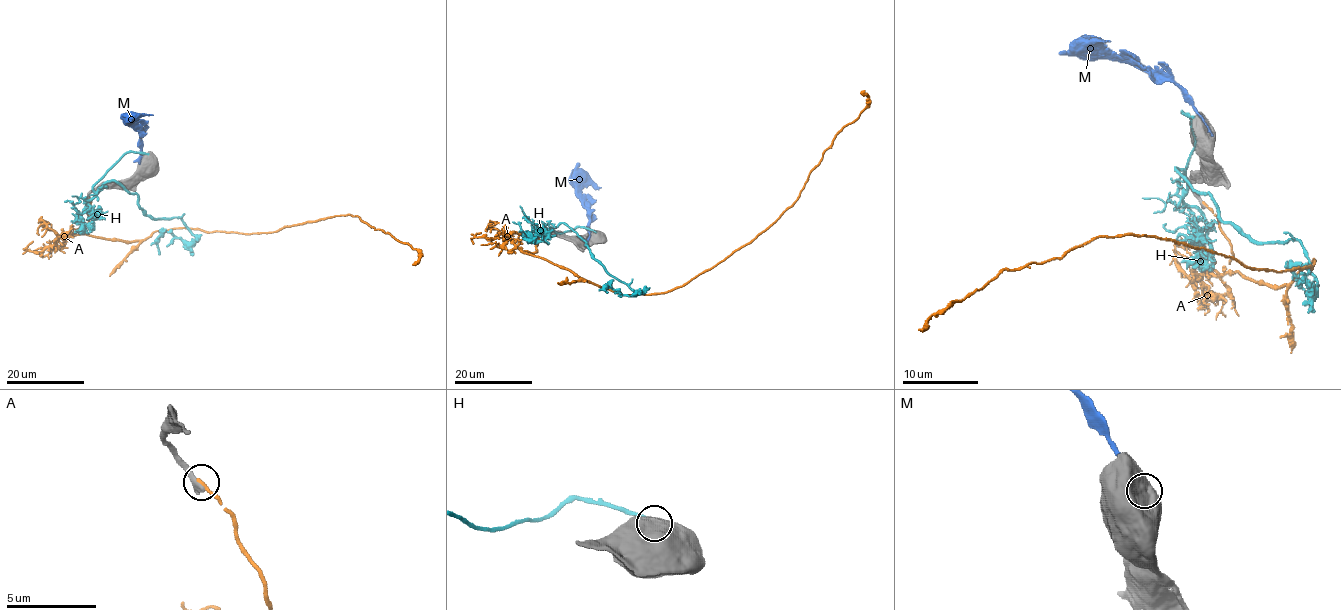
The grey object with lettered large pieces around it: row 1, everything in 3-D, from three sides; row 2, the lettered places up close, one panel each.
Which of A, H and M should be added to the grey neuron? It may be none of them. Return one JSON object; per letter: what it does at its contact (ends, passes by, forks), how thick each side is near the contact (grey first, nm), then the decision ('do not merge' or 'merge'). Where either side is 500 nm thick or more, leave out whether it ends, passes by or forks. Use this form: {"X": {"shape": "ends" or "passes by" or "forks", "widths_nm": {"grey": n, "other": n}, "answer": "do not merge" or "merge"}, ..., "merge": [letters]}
{"A": {"shape": "ends", "widths_nm": {"grey": 320, "other": 240}, "answer": "do not merge"}, "H": {"widths_nm": {"grey": 900, "other": 280}, "answer": "do not merge"}, "M": {"widths_nm": {"grey": 900, "other": 320}, "answer": "do not merge"}, "merge": []}

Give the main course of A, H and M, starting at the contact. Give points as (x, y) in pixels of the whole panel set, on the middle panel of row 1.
A: (537, 238), (537, 252), (520, 250), (605, 289), (684, 286), (797, 199), (866, 107), (860, 93)
H: (595, 231), (540, 225), (565, 222), (610, 274), (634, 292), (643, 290), (623, 296), (609, 285), (608, 293)
M: (588, 240), (589, 213), (578, 194), (578, 163)

